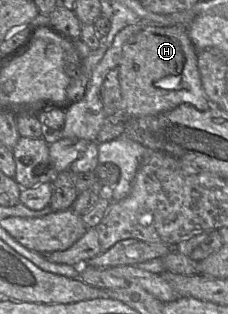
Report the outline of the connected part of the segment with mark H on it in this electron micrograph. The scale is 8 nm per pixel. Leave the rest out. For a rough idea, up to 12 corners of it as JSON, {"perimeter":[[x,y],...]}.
{"perimeter":[[150,26],[123,47],[121,112],[98,143],[126,118],[180,104],[212,106],[184,27]]}

